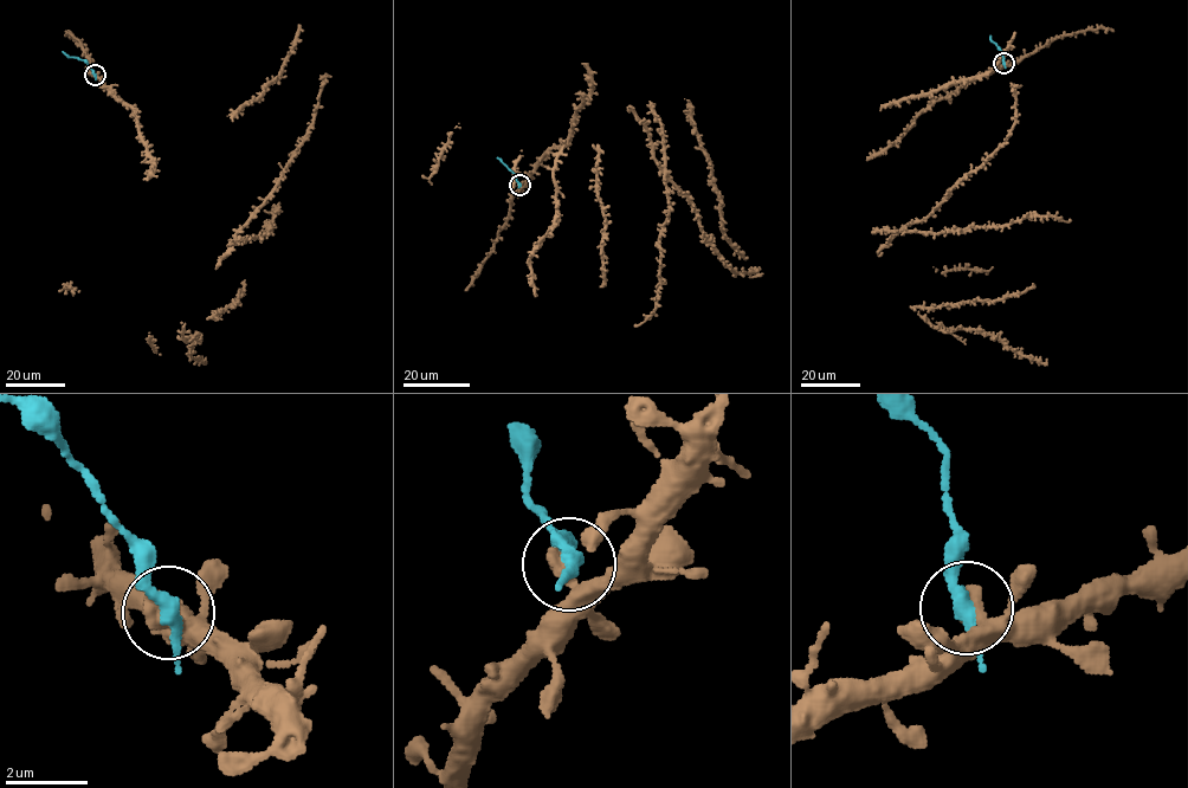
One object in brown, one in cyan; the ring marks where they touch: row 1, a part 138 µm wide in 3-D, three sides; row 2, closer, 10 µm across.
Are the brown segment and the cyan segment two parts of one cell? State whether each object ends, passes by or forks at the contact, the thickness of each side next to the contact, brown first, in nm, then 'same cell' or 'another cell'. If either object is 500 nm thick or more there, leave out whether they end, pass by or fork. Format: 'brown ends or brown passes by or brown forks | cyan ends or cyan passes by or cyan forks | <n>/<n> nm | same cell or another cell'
brown ends | cyan passes by | 480/300 nm | another cell

